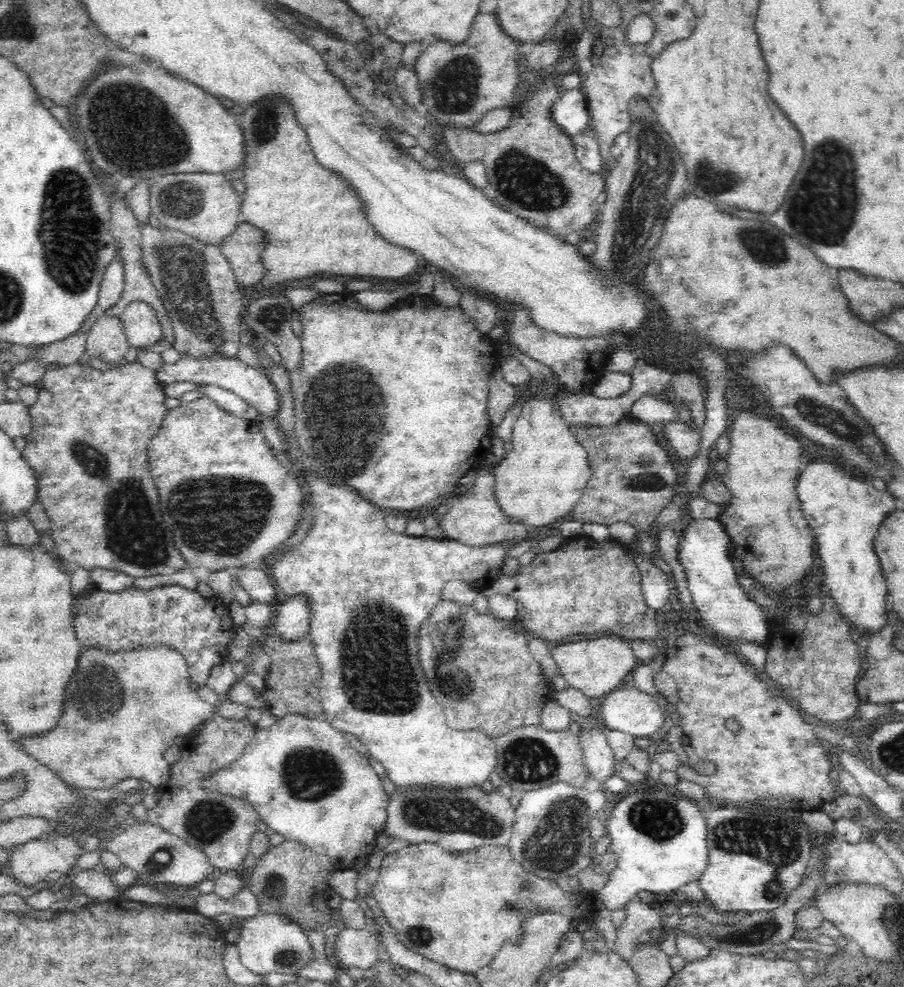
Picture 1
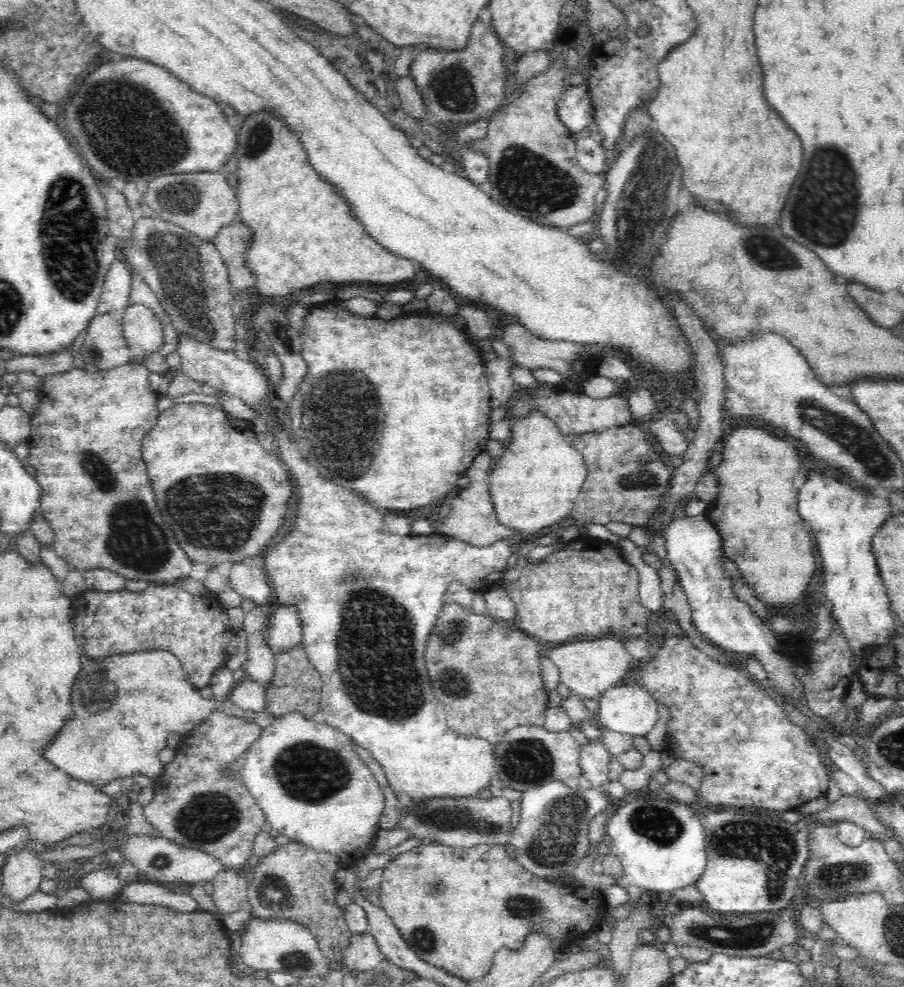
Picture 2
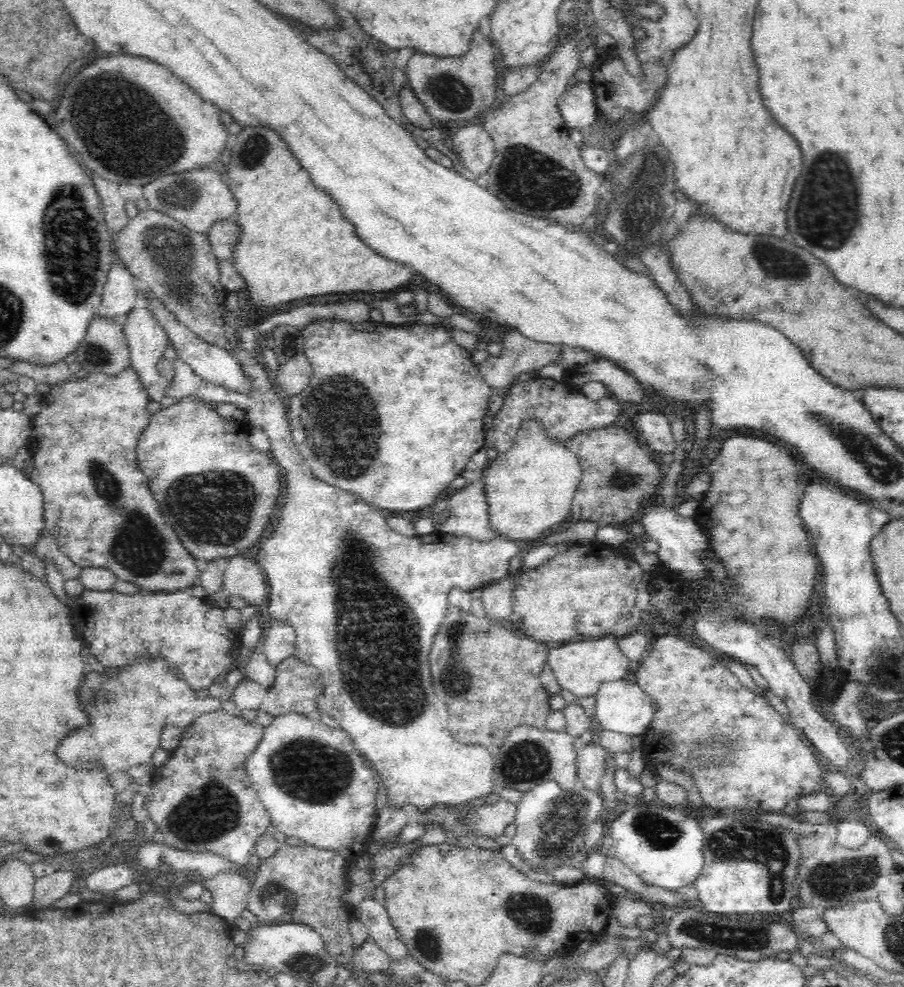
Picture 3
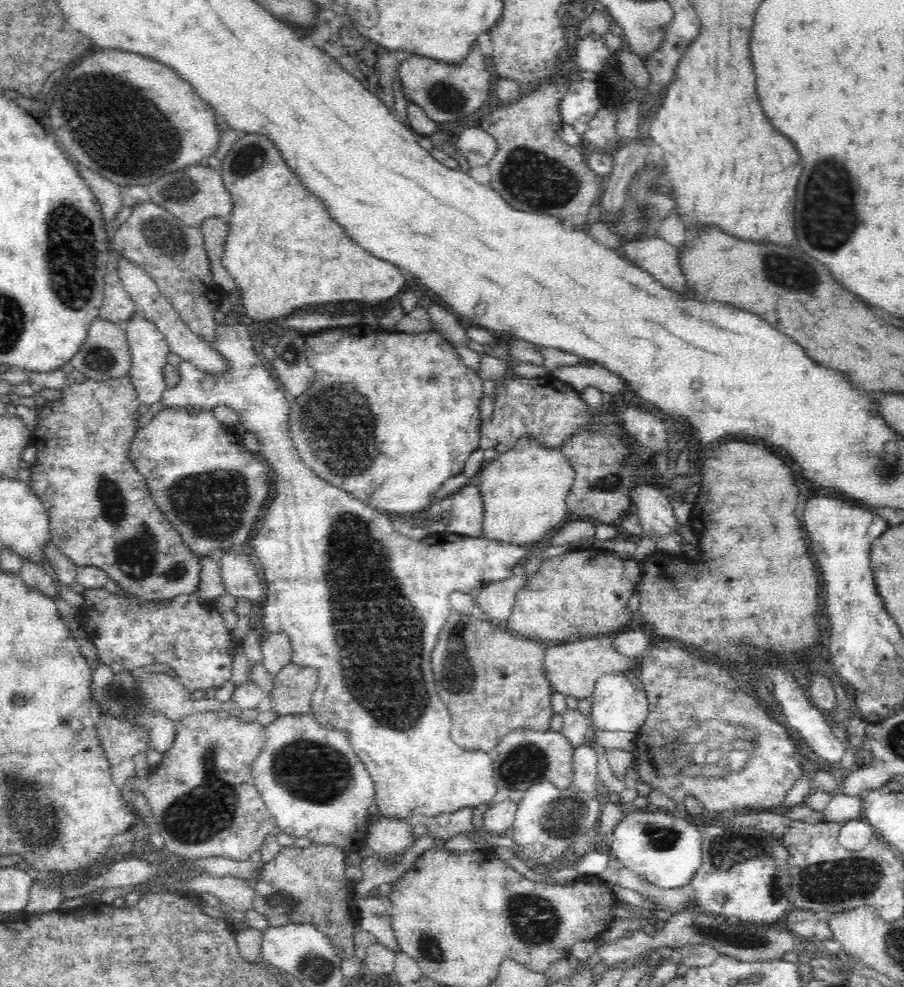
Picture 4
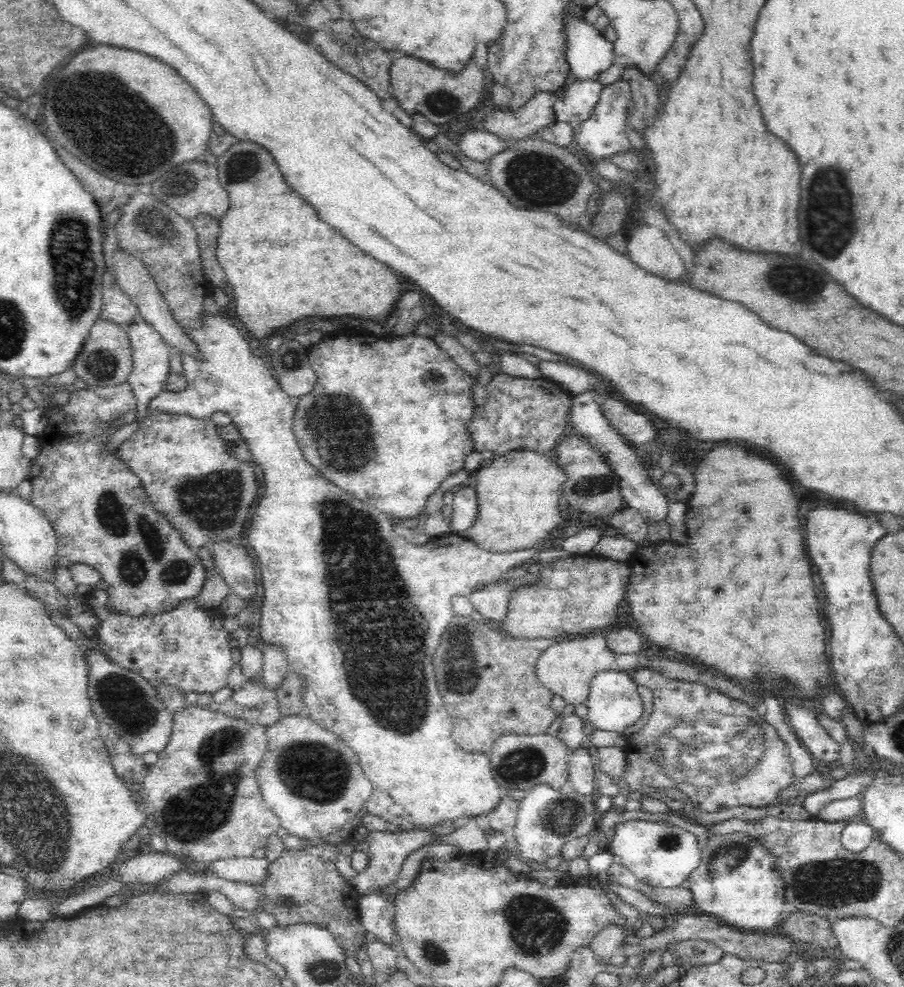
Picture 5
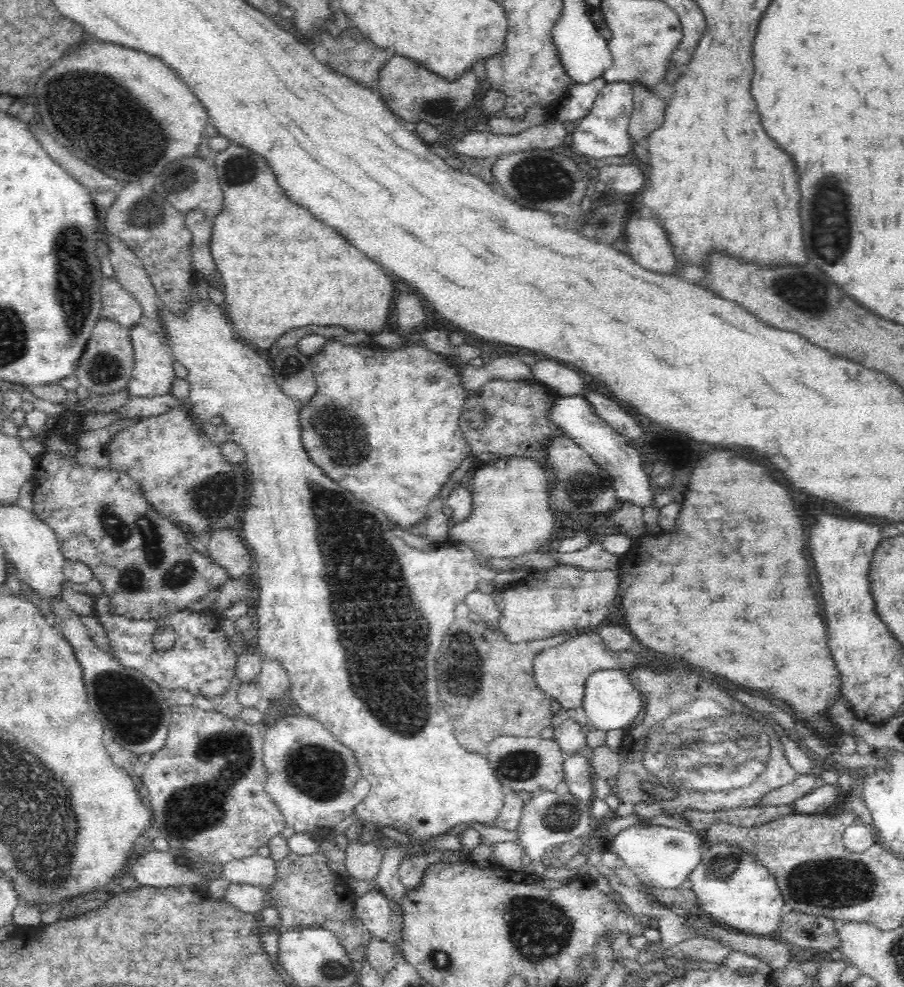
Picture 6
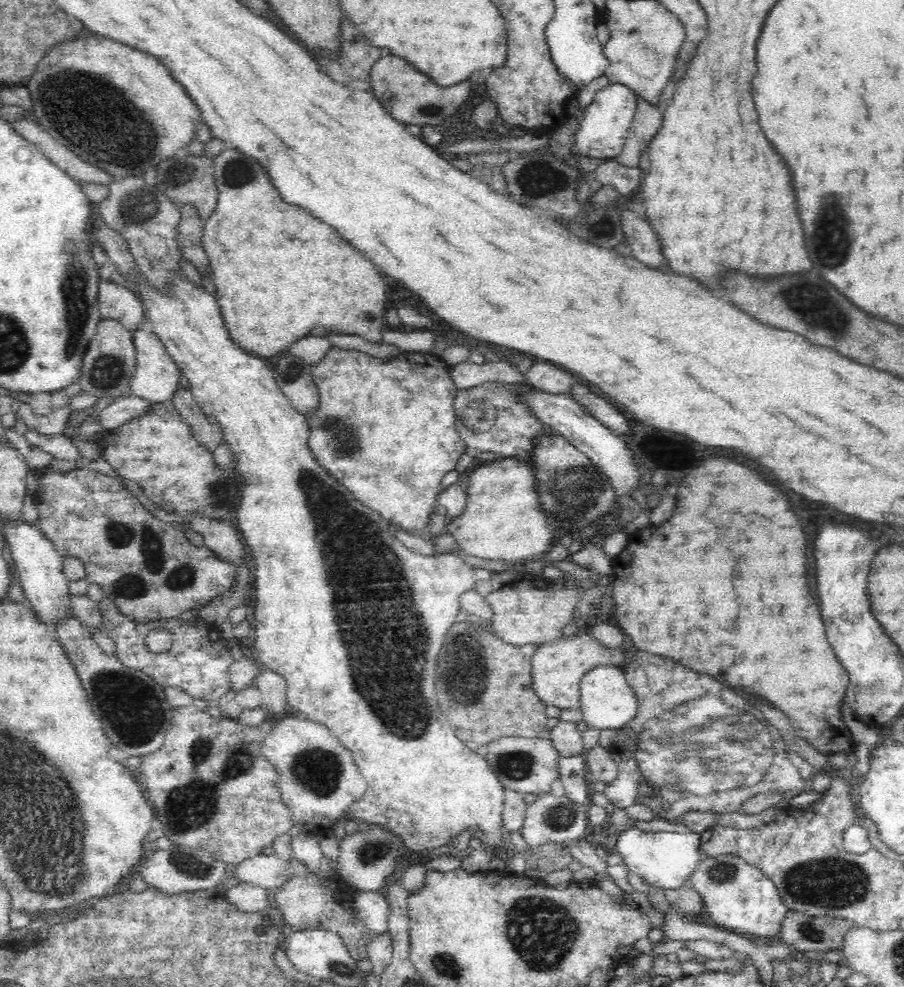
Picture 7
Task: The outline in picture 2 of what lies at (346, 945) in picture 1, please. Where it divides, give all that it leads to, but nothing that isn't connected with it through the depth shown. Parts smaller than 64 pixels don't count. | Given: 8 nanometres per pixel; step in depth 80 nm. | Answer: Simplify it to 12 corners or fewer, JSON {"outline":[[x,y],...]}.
{"outline":[[351,934],[343,964],[376,970],[386,961],[370,934]]}

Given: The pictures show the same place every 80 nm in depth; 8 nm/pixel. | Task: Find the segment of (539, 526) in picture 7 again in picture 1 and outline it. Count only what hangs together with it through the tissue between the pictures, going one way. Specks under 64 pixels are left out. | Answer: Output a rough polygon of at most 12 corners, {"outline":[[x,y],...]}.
{"outline":[[526,401],[495,494],[530,530],[578,504],[588,452],[556,403]]}

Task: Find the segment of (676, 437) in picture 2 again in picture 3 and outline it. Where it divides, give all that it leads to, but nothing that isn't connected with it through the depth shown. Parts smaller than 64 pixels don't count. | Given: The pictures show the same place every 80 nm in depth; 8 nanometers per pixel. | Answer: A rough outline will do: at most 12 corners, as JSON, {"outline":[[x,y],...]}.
{"outline":[[638,414],[636,436],[648,449],[673,454],[670,420],[664,414]]}

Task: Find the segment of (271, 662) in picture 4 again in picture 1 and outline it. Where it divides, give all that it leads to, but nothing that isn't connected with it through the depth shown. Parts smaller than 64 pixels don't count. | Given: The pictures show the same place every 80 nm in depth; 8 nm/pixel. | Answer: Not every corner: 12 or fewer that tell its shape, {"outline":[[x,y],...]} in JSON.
{"outline":[[304,593],[275,607],[269,631],[286,641],[308,633],[310,603]]}

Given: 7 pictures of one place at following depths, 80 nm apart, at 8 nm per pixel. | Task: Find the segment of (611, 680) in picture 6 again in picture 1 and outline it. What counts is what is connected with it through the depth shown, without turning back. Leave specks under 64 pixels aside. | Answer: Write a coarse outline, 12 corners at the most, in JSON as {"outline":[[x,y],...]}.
{"outline":[[625,685],[605,695],[604,728],[636,738],[666,722],[654,696]]}

